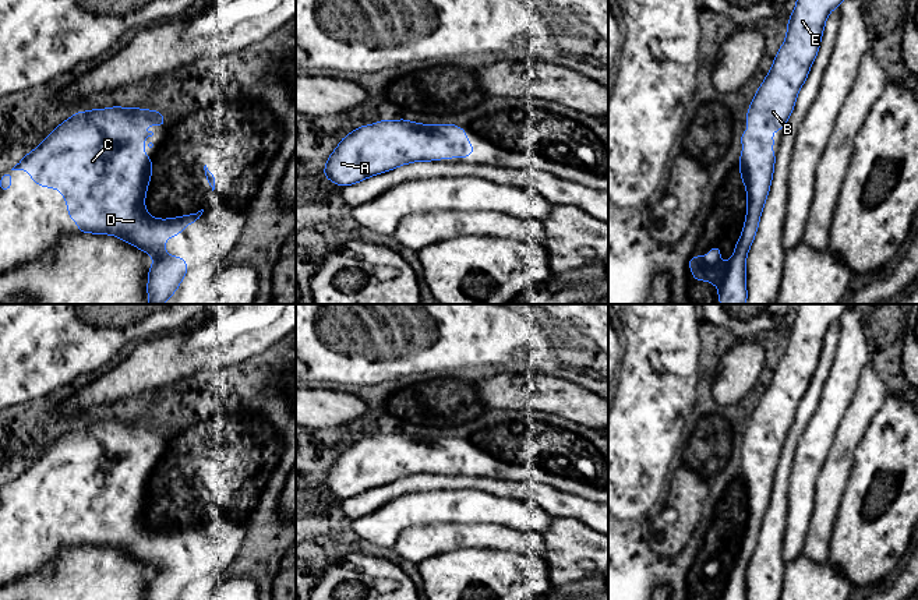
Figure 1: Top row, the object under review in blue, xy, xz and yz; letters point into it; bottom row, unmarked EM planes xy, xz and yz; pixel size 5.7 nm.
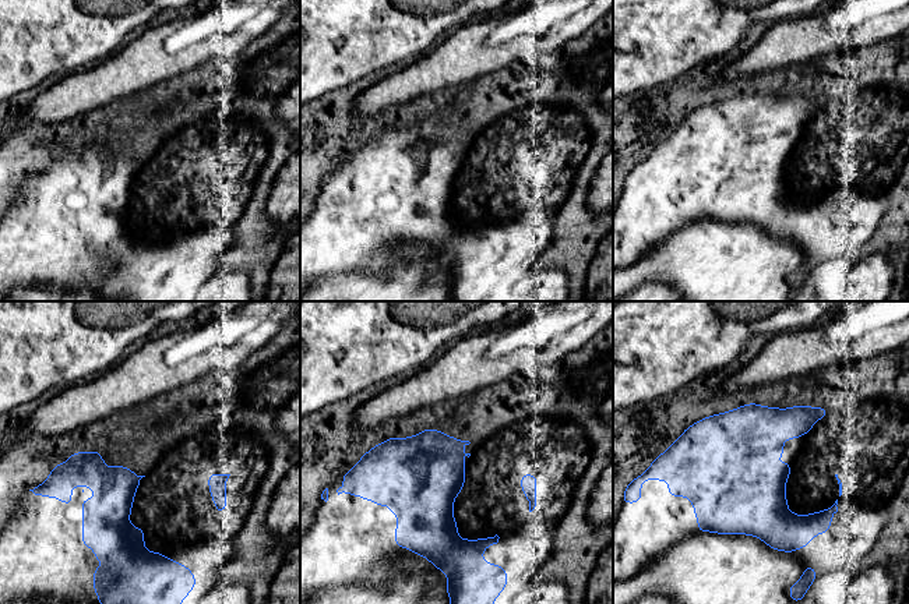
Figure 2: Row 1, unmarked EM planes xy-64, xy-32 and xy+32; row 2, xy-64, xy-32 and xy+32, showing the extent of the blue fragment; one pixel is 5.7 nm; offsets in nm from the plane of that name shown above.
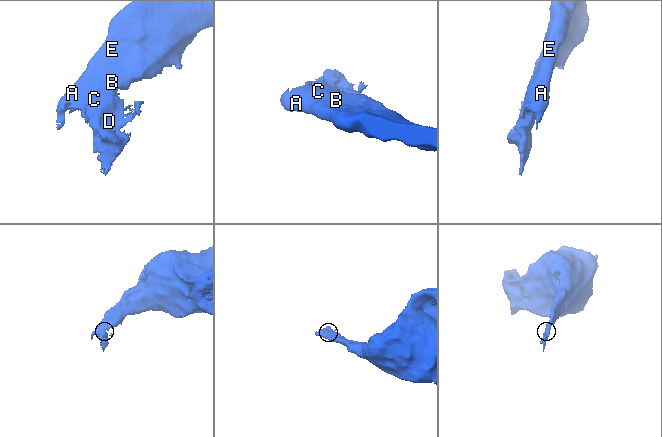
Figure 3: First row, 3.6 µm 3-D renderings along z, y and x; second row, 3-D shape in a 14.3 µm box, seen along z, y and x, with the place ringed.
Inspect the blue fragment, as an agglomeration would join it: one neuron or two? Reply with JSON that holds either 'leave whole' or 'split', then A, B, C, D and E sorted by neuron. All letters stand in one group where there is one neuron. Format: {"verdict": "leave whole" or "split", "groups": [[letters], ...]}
{"verdict": "leave whole", "groups": [["A", "B", "C", "D", "E"]]}

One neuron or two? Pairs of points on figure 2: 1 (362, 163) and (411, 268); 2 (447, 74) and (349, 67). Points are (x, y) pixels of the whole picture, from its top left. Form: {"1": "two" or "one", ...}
{"1": "two", "2": "two"}

